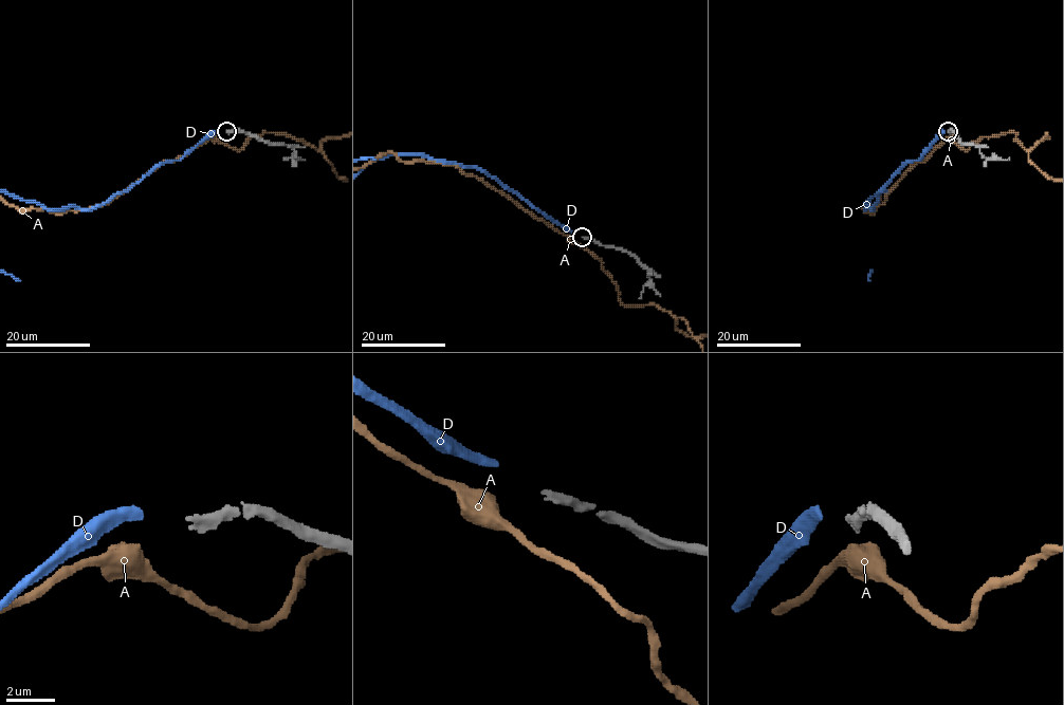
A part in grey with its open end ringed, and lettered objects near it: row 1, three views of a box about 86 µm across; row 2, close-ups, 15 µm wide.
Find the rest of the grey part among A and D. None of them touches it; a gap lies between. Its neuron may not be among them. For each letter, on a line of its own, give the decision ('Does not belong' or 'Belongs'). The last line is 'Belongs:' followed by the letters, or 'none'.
A: Does not belong
D: Belongs
Belongs: D

